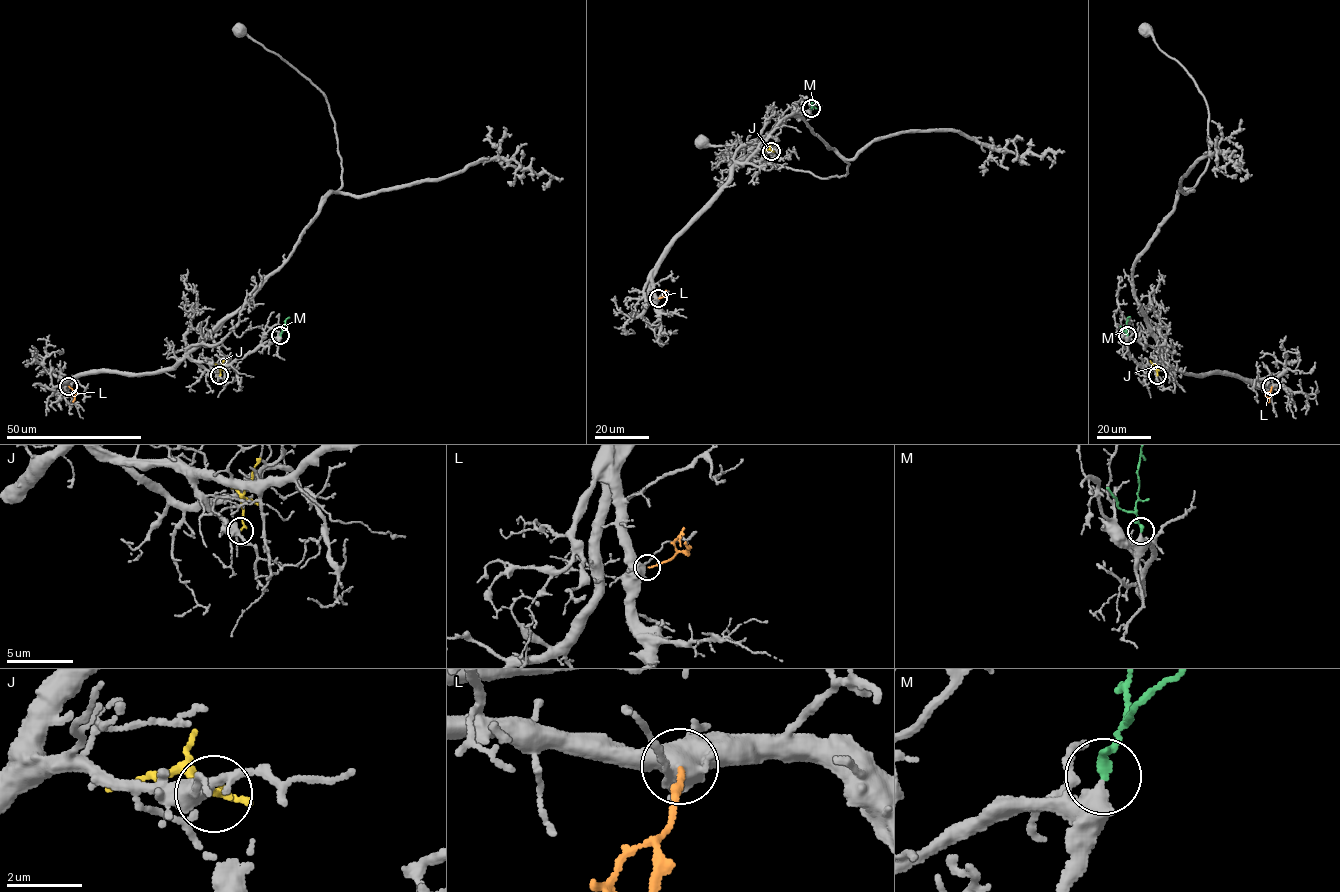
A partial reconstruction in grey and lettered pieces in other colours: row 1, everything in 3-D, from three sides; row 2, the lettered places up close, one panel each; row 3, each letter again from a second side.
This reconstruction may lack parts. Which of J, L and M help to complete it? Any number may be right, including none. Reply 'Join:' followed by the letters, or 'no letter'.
Join: L, M

